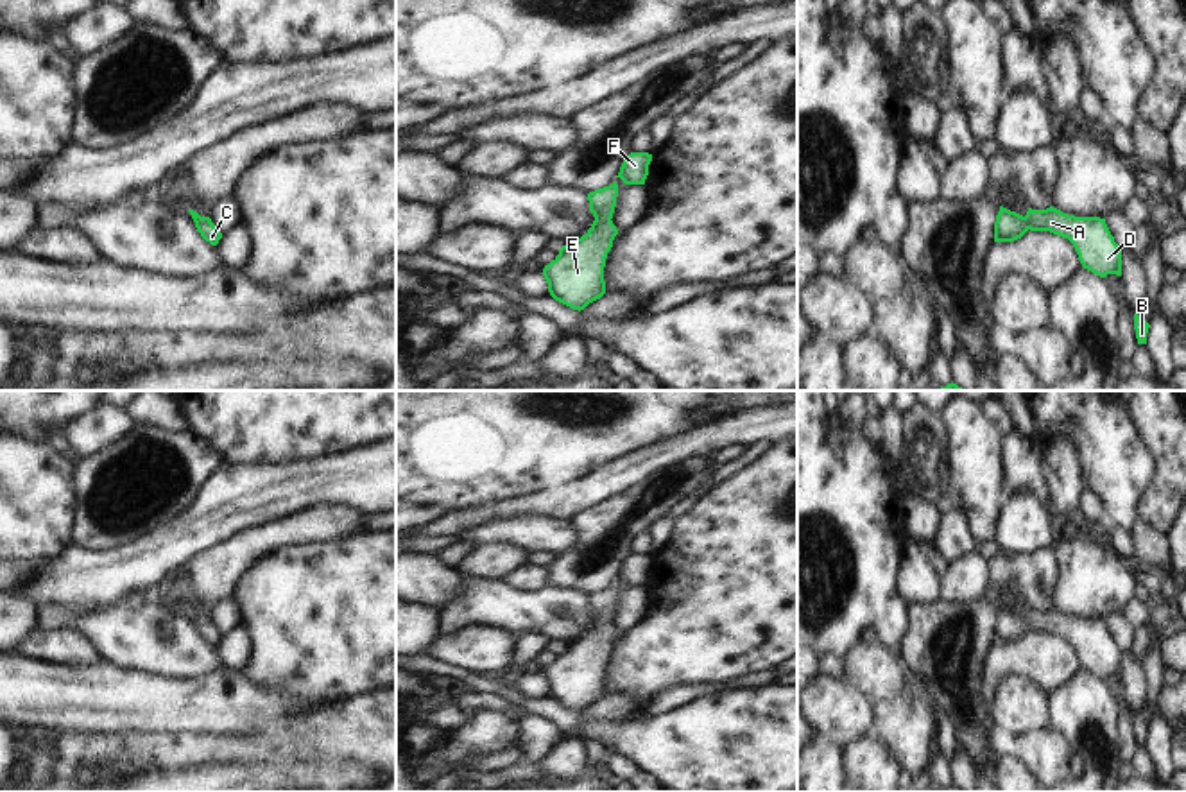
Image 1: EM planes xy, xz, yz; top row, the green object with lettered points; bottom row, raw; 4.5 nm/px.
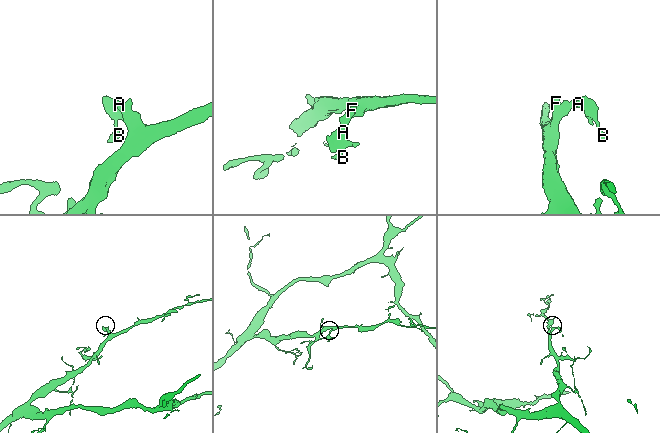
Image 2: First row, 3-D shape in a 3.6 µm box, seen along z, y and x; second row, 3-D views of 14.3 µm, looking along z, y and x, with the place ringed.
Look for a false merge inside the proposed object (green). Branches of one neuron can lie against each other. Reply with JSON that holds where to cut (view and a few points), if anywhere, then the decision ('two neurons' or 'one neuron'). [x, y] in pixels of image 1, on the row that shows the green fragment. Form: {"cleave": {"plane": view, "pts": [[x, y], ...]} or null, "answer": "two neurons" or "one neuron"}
{"cleave": null, "answer": "one neuron"}

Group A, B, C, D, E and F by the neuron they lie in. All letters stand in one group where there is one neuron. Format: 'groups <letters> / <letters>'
groups A B C D E F

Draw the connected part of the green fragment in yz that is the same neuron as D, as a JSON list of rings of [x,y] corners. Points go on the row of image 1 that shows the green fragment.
[[[1000,206],[994,222],[994,242],[1014,242],[1027,231],[1050,231],[1068,238],[1084,269],[1105,278],[1107,274],[1122,276],[1122,251],[1111,235],[1105,219],[1075,217],[1050,206],[1046,210],[1028,208],[1019,215]]]

